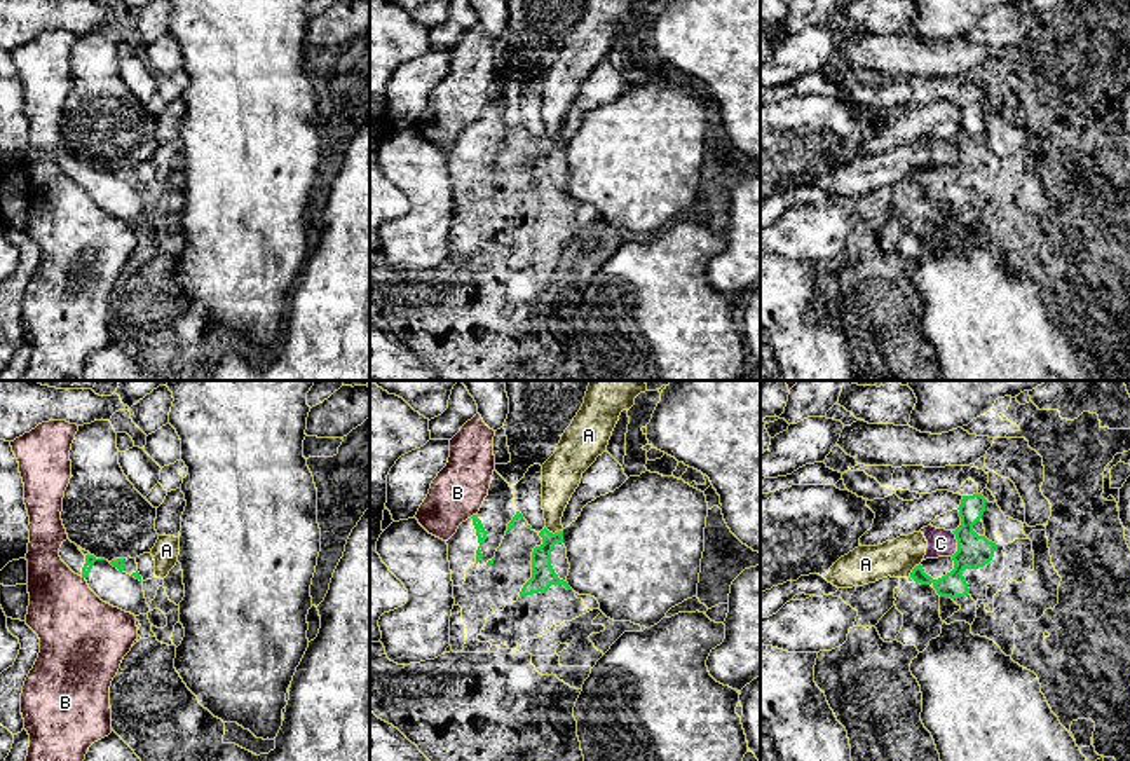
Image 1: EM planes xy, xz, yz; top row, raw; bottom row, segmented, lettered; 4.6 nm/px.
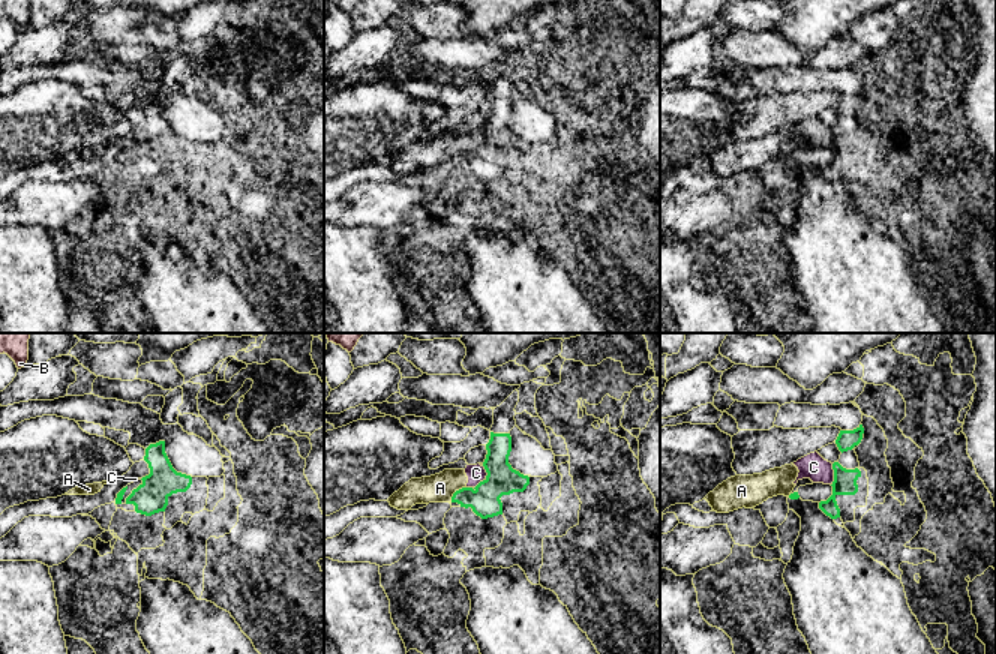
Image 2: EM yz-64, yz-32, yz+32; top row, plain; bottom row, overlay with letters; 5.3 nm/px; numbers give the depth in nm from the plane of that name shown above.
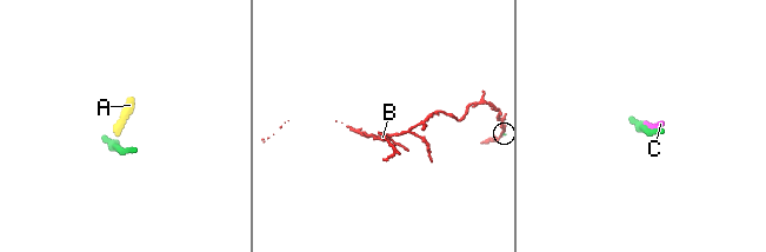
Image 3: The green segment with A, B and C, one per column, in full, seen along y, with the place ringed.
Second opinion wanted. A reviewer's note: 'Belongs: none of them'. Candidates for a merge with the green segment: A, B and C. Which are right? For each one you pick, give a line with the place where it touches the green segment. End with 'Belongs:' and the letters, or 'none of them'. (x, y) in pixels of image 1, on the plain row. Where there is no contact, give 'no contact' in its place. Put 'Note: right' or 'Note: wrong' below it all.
Belongs: none of them
Note: right

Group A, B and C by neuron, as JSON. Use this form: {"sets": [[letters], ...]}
{"sets": [["A", "C"], ["B"]]}

